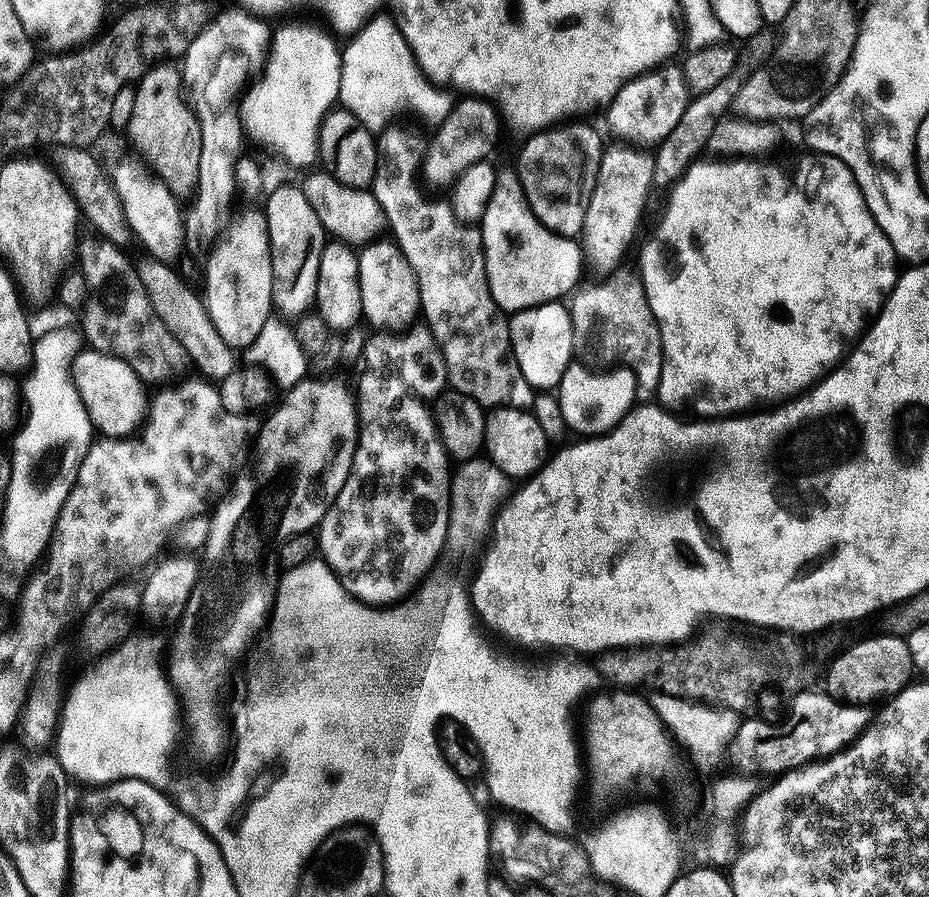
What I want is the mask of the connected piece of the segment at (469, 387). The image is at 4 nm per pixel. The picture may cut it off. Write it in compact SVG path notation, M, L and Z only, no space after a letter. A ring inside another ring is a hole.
M389 126L379 133L376 142L376 173L370 191L385 212L387 227L393 232L391 235L396 247L400 249L406 262L410 262L410 270L414 270L420 291L422 320L434 334L442 350L442 358L448 371L448 384L488 410L505 406L531 409L537 393L530 386L530 382L526 382L518 366L512 352L508 320L490 294L484 261L486 253L480 229L457 218L447 199L427 200L420 193L416 180L418 184L418 169L422 164L422 140L420 144L418 137L411 136L404 128L396 127L400 126Z

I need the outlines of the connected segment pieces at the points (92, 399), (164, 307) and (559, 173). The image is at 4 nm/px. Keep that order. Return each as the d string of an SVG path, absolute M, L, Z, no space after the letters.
M82 350L79 354L77 354L76 359L72 361L72 379L76 381L76 389L78 390L78 394L82 398L82 406L86 406L86 414L90 418L90 422L92 423L93 429L101 437L104 438L127 438L133 433L137 431L143 425L147 414L148 414L148 406L150 403L149 393L144 393L144 388L146 389L145 381L141 380L139 376L137 376L135 370L129 366L128 363L125 362L122 358L118 358L117 356L111 356L110 354L106 354L105 352L98 352L95 350Z
M144 258L144 261L139 261L138 271L142 286L146 286L150 306L154 306L154 314L162 318L166 330L170 330L170 334L182 342L189 361L200 370L199 375L209 382L221 382L238 368L237 353L229 344L222 342L222 334L218 334L214 322L208 316L208 307L204 304L201 293L191 292L187 282L174 269L176 268L171 263L156 259Z
M564 122L559 126L553 126L551 128L544 129L543 132L533 132L527 137L528 140L520 148L520 157L516 160L516 165L514 165L514 171L516 177L522 182L522 190L526 194L528 199L528 205L530 210L534 210L534 214L538 219L540 219L552 232L556 232L559 236L567 236L569 238L576 238L581 235L584 231L584 215L588 209L588 203L590 202L590 194L594 190L594 182L598 178L598 166L602 162L602 154L606 147L605 141L600 141L600 136L591 128L588 124L580 124L584 122Z

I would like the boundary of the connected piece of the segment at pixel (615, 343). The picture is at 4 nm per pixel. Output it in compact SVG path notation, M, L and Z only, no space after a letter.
M627 266L617 268L615 272L605 275L603 280L604 284L596 284L585 292L577 291L576 301L570 304L570 311L573 317L580 318L584 312L586 319L600 323L600 340L608 347L609 354L617 356L619 363L630 368L636 376L637 401L651 401L656 396L656 387L660 384L664 351L660 327L644 293L644 281Z

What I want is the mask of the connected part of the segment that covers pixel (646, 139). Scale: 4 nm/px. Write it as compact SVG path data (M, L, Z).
M668 62L641 76L627 80L618 90L606 109L608 128L616 135L617 141L634 148L655 149L663 142L670 130L673 130L681 119L690 101L688 87L684 84L684 69L675 63Z

